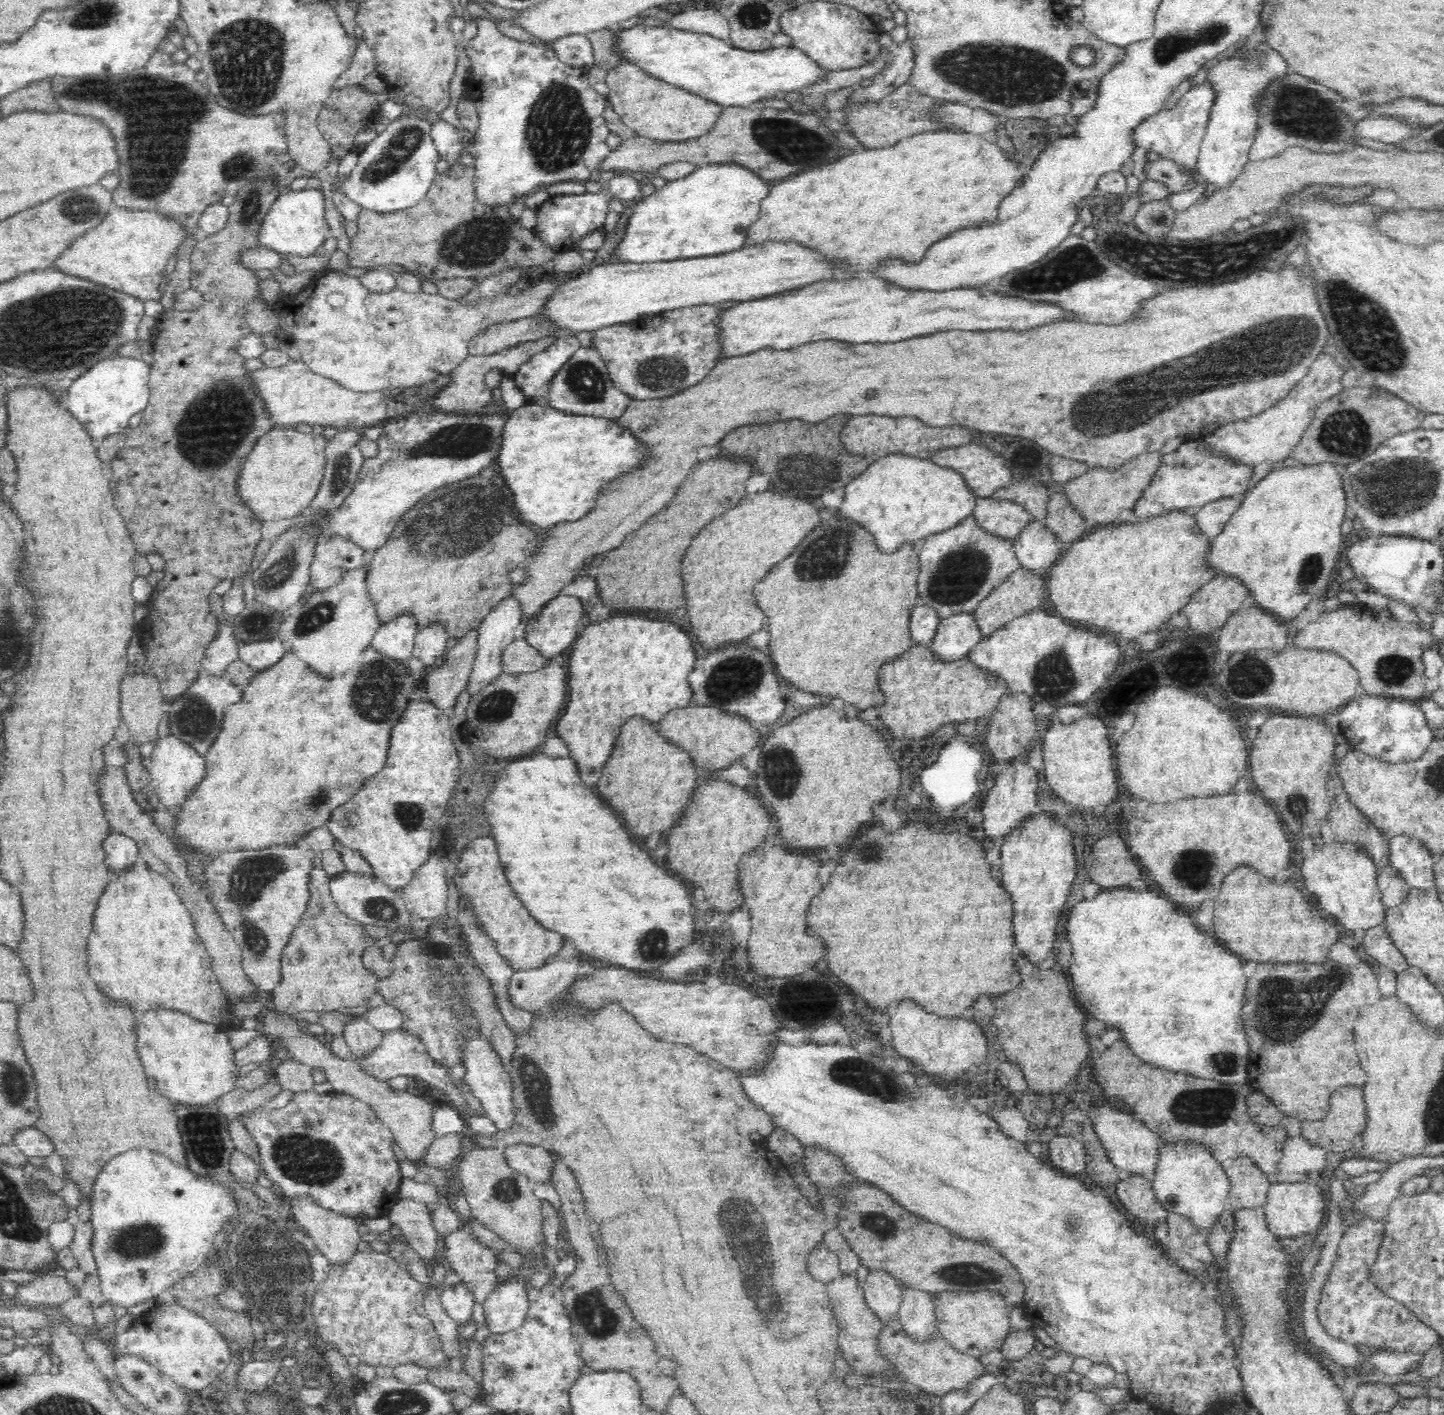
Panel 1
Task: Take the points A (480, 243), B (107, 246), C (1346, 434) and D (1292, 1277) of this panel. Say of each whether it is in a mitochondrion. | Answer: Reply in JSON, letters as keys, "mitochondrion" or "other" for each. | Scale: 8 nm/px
{"A":"mitochondrion","B":"other","C":"mitochondrion","D":"other"}

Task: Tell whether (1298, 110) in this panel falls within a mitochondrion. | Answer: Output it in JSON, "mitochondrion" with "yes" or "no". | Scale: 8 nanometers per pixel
{"mitochondrion":"yes"}

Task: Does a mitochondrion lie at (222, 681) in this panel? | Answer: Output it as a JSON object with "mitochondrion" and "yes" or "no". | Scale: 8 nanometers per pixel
{"mitochondrion":"no"}

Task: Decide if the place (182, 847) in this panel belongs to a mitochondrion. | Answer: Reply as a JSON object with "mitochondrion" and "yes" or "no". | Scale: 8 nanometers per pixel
{"mitochondrion":"no"}

